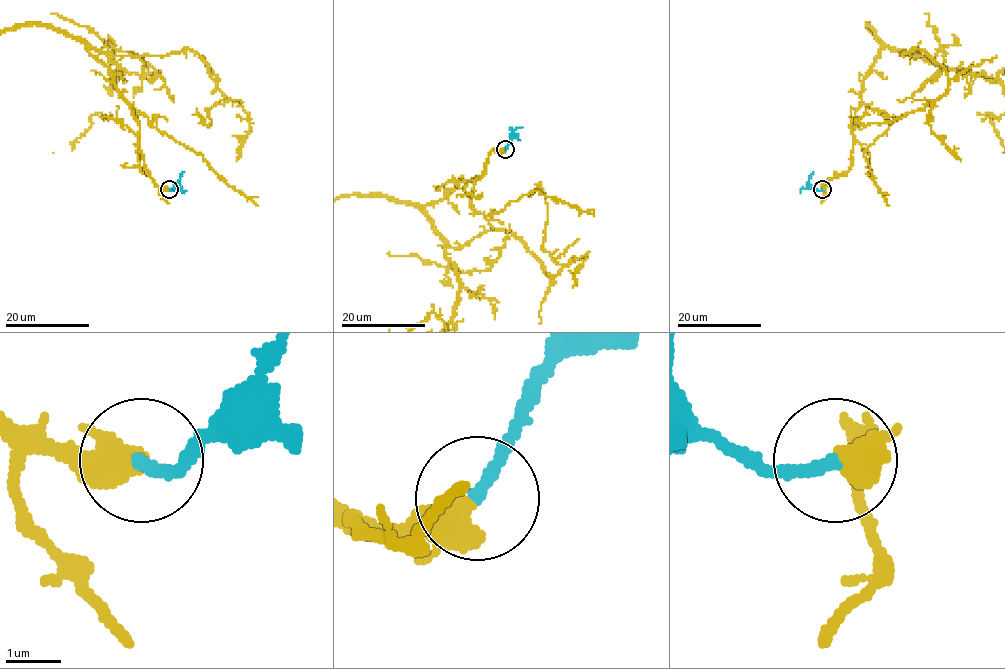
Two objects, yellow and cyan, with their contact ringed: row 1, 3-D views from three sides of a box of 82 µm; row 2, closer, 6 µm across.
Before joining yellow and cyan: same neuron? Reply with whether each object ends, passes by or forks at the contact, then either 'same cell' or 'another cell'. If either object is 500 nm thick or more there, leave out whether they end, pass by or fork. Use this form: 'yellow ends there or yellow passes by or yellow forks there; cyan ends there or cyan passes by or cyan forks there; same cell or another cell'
yellow passes by; cyan ends there; same cell

